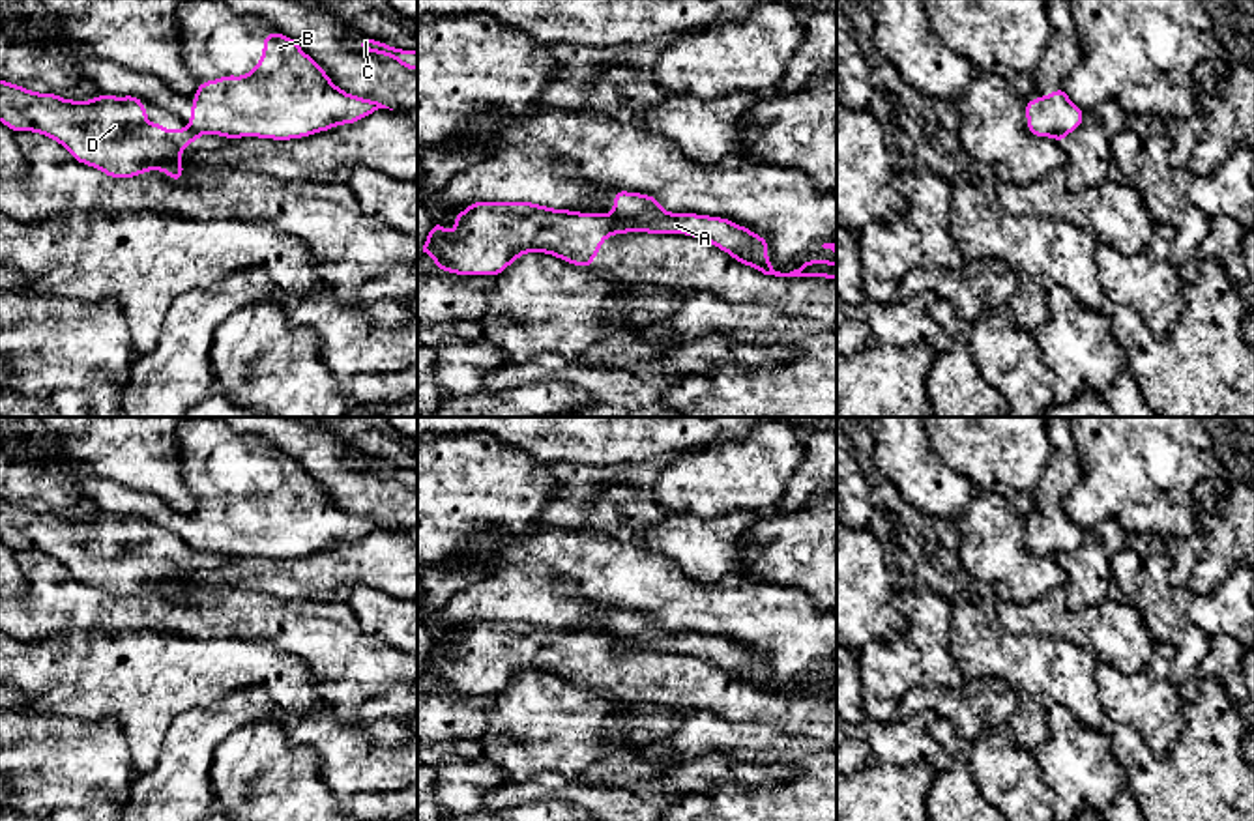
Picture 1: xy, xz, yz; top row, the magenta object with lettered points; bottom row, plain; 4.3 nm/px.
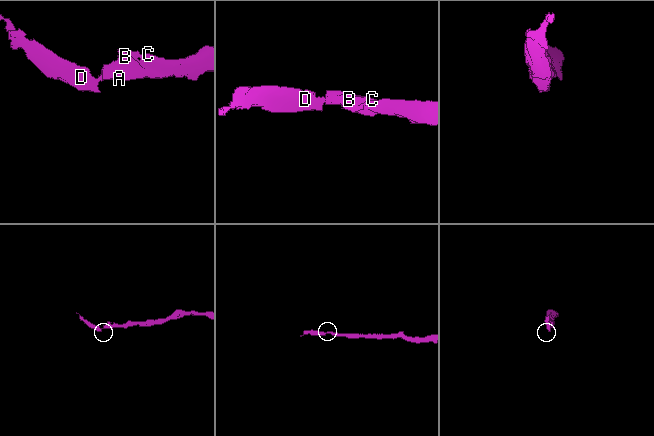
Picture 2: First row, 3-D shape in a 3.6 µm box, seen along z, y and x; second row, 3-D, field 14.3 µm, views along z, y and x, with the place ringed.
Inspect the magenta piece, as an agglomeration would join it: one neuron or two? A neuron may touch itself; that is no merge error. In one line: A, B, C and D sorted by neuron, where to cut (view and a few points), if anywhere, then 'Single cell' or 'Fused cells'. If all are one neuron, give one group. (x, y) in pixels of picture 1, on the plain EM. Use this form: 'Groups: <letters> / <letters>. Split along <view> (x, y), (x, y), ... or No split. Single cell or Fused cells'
Groups: A B C / D. Split along xz (611, 634), (614, 649). Fused cells

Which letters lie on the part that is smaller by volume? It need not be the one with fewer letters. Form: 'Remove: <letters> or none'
Remove: D

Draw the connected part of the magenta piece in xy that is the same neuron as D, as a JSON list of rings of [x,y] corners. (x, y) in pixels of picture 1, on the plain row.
[[[0,497],[0,540],[11,550],[51,555],[75,580],[103,589],[107,597],[165,589],[170,598],[182,600],[180,574],[200,552],[185,542],[180,550],[167,550],[163,542],[146,542],[148,533],[135,514],[99,512],[94,520],[69,520]]]

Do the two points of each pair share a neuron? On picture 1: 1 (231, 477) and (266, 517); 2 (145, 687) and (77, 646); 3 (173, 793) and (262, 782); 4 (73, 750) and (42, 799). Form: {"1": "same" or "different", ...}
{"1": "same", "2": "same", "3": "different", "4": "same"}

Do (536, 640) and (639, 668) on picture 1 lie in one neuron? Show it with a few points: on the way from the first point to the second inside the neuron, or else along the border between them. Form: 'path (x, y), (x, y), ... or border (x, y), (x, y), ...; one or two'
path (562, 651), (586, 657), (601, 668), (612, 668); one

